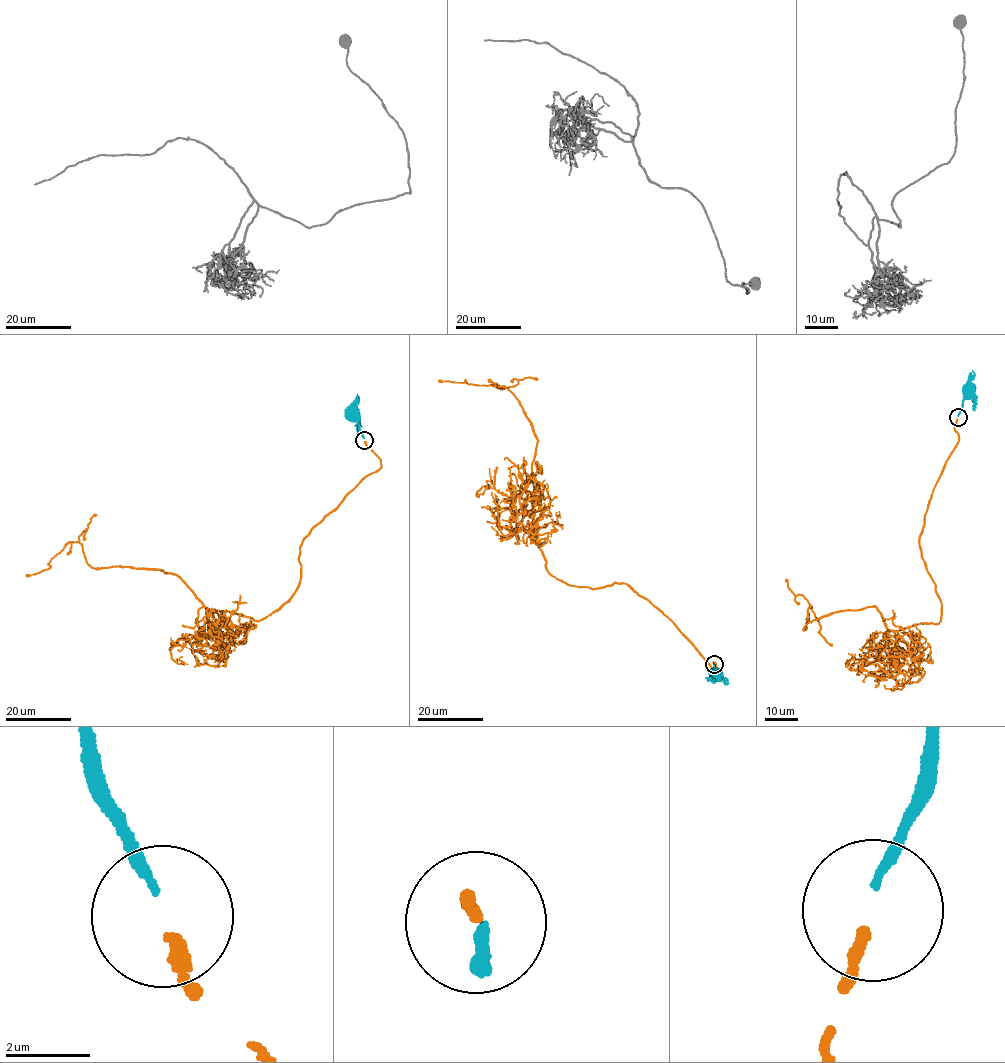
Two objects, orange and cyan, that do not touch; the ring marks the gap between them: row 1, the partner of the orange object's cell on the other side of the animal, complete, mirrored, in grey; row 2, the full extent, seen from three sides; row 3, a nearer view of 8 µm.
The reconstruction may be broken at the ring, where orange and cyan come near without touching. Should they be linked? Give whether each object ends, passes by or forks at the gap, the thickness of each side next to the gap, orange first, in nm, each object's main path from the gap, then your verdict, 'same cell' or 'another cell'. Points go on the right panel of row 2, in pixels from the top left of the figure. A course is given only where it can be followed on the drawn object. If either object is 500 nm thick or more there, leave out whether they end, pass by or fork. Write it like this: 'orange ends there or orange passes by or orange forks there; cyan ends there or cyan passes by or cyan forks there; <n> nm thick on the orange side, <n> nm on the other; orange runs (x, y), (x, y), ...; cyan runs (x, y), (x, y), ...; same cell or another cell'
orange ends there; cyan ends there; 320 nm thick on the orange side, 200 nm on the other; orange runs (957, 419), (919, 540), (940, 622), (890, 631), (874, 606), (806, 630), (809, 606), (831, 645); cyan runs (958, 416), (962, 400), (971, 395), (969, 392); same cell

